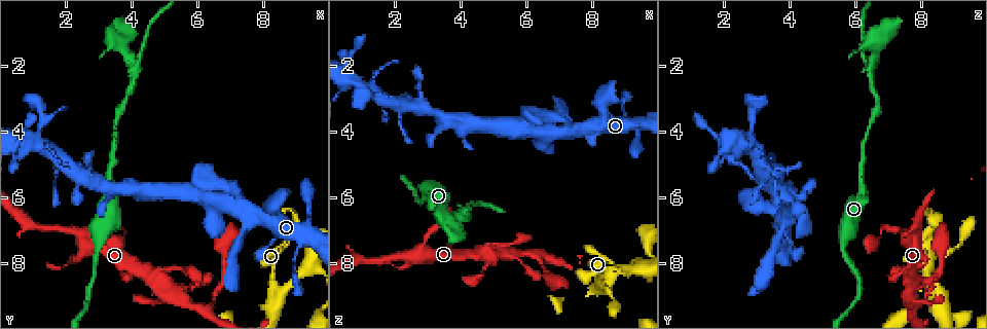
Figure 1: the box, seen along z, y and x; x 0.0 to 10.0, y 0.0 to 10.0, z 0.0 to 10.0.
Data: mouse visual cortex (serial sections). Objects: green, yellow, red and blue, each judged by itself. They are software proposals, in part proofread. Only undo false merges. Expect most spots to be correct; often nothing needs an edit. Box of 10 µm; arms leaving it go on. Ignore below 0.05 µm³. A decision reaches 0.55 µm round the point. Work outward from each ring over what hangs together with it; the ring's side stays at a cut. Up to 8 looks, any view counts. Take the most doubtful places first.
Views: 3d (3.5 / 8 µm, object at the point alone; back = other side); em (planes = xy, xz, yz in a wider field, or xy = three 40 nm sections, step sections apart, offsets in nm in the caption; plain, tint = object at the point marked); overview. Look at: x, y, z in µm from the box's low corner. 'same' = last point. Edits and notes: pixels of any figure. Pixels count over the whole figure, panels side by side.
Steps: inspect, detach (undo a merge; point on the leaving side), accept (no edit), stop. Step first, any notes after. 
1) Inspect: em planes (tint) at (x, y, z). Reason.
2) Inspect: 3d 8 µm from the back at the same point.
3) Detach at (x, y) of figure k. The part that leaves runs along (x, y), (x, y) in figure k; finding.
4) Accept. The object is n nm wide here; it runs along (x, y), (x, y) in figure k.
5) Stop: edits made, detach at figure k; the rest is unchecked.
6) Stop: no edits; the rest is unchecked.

Inspect: em planes (tint) at (4.10, 2.15, 6.45). Three arms meet.

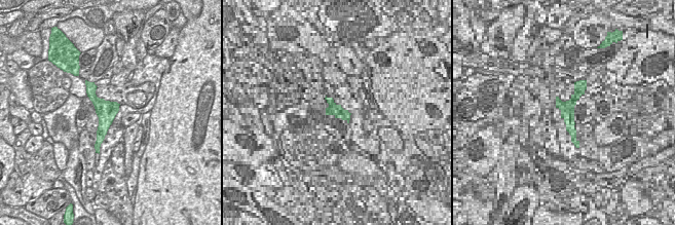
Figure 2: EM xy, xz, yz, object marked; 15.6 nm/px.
Inspect: 3d 3.5 µm from the back at the same point.

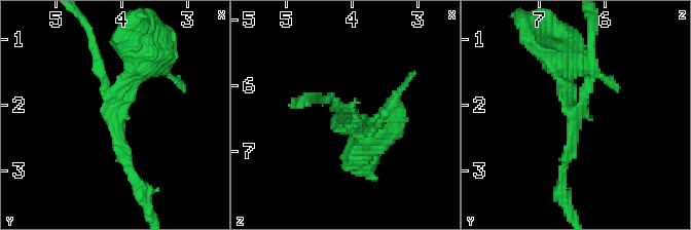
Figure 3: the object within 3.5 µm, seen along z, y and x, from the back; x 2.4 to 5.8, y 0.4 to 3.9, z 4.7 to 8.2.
Accept. The arms are 150, 150, 200 nm wide; all the same cell.

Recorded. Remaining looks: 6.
Inspect: 3d 3.5 µm at (7.15, 6.40, 4.00). Looks like a crossing.

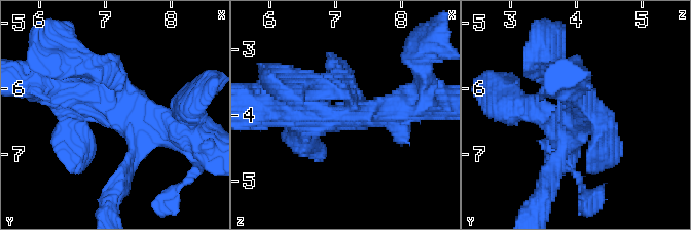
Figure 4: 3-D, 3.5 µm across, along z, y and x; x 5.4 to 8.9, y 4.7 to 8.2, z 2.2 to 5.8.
Inspect: em xy step 3 (tint) at (7.15, 6.35, 4.05). 4 arms meet here; the arms are 200, 250, 450, 450 nm wide.

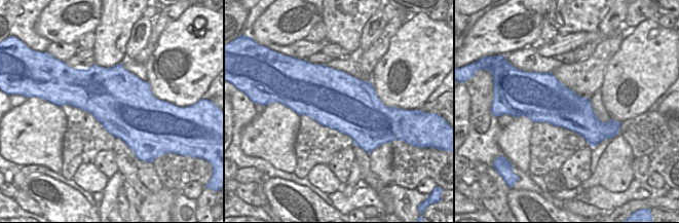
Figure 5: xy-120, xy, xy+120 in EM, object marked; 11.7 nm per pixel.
Accept. It runs along (180, 130), (133, 124), (57, 86) in figure 4; one cell here.

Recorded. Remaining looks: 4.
Inspect: 3d 3.5 µm at (9.20, 8.25, 8.20). Thin arm on a thick one.

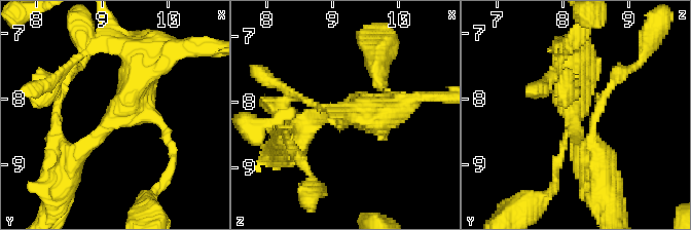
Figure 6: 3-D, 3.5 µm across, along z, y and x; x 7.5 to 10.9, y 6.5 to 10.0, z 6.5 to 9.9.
Inspect: em xy step 2 (tint) at (9.25, 8.20, 8.15). 3 arms meet here; the arms are 150, 250, 500 nm wide; now the EM.

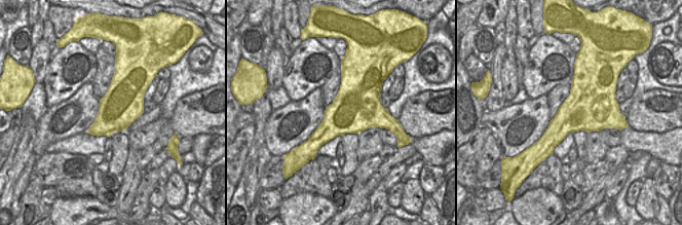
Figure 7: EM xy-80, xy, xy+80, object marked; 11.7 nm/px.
Accept. It runs along (136, 50), (130, 101), (67, 154) in figure 6; all the same cell.

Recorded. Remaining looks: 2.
Inspect: 3d 3.5 µm at (5.10, 8.70, 7.80). Side arm on a straight run.

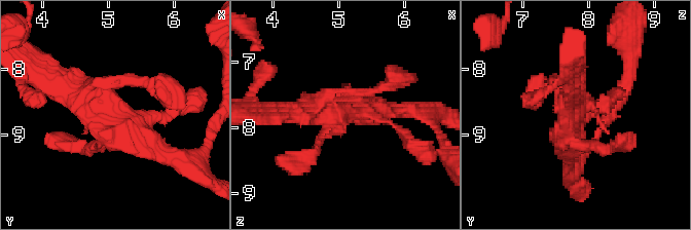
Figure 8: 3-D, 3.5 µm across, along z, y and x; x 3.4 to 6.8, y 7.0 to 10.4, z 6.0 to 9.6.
Inspect: em xy step 1 (tint) at (5.05, 8.70, 7.75). Now the EM.

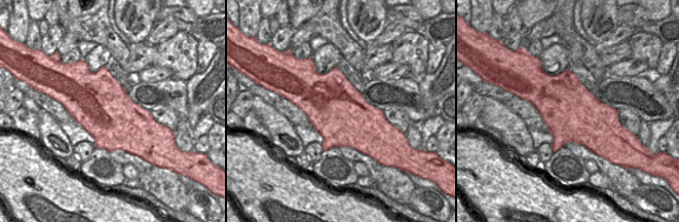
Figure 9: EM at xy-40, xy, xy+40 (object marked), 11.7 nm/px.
Accept. The object is 700 nm wide here; it runs along (52, 84), (169, 153) in figure 8; one cell here.

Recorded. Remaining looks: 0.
Stop: no edits; the rest is unchecked.

